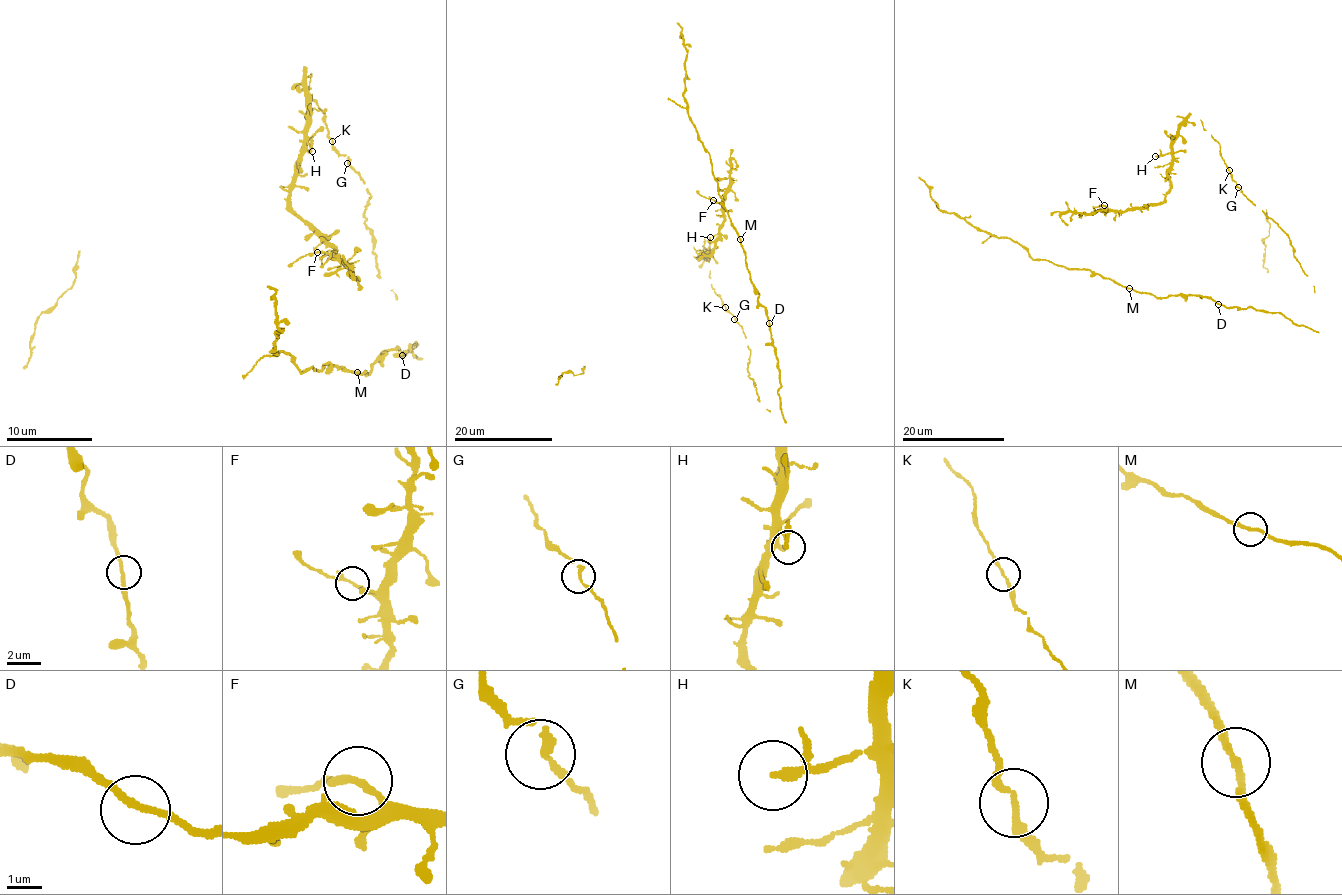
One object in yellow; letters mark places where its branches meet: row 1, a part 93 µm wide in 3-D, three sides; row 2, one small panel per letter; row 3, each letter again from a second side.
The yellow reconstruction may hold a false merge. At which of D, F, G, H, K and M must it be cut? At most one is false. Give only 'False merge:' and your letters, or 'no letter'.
False merge: no letter

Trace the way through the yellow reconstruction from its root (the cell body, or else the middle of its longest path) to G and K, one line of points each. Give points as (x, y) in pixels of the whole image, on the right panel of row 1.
G: (1300, 265), (1287, 234), (1238, 187)
K: (1300, 265), (1287, 234), (1246, 197), (1229, 170)

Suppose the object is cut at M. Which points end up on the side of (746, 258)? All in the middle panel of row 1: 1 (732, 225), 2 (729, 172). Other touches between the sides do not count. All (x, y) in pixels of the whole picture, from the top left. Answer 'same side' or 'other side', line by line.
1: other side
2: same side

